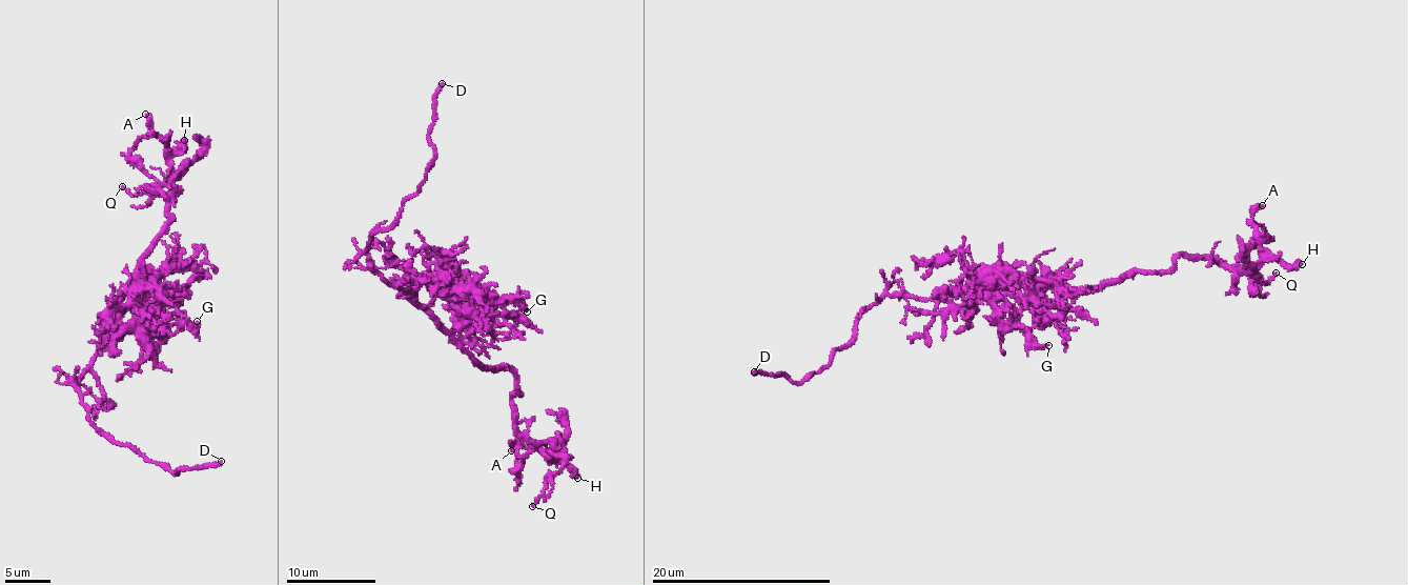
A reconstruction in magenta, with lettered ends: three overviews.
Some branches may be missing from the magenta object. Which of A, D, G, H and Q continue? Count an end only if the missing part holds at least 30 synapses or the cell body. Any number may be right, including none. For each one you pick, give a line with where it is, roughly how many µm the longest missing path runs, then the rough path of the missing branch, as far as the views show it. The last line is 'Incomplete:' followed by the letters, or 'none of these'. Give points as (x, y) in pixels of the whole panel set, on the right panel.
D: (754, 371) | 30 µm | (754, 371), (747, 391), (698, 439), (691, 436), (682, 445), (679, 459), (687, 465)
H: (1302, 264) | 15 µm | (1302, 264), (1317, 270), (1352, 271), (1376, 280), (1379, 282), (1375, 288)
Incomplete: D, H

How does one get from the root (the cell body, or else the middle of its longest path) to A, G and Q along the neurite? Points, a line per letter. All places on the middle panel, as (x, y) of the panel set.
A: (434, 316), (477, 362), (514, 375), (515, 427), (548, 442), (551, 455), (515, 442), (511, 450)
G: (434, 316), (451, 333), (458, 326), (453, 296), (469, 290), (476, 291), (488, 302), (514, 299), (527, 311)
Q: (434, 316), (434, 323), (477, 362), (514, 375), (515, 427), (533, 440), (558, 446), (559, 471), (532, 506)

